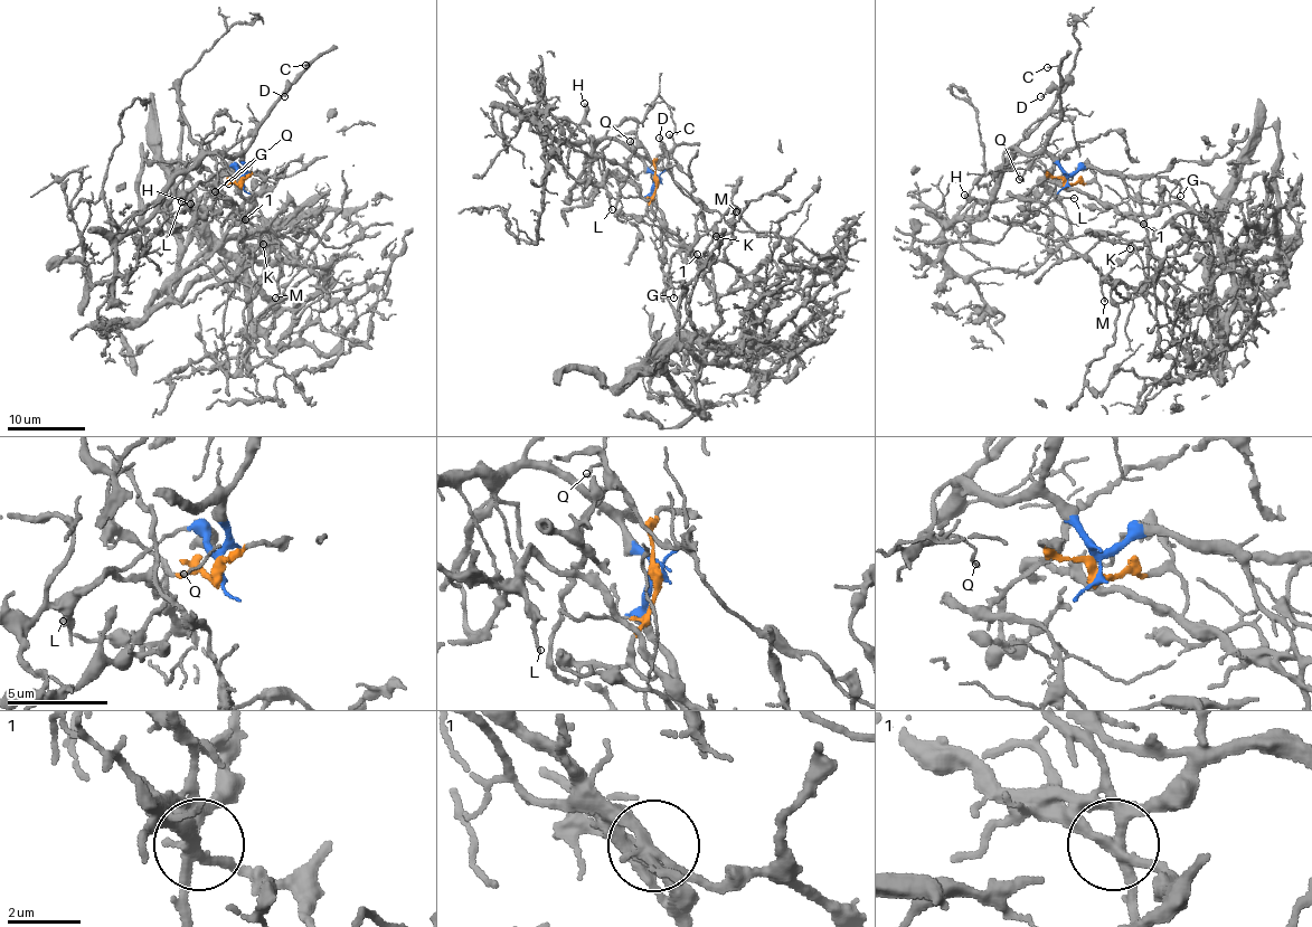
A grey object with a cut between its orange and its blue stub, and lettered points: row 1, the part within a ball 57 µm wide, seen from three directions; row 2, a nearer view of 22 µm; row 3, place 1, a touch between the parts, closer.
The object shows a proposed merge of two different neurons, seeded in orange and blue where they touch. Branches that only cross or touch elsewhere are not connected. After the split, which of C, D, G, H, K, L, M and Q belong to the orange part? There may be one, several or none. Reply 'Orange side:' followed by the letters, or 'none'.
Orange side: K, L, M

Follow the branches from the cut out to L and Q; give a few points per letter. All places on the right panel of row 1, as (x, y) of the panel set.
L: (1066, 182), (1094, 181), (1101, 195), (1085, 195), (1041, 181), (1055, 195), (1074, 198)
Q: (1066, 182), (1068, 175), (1045, 153), (1008, 148), (999, 169), (1015, 169), (1020, 180)

